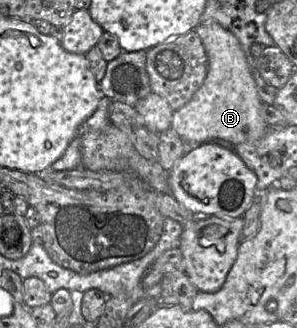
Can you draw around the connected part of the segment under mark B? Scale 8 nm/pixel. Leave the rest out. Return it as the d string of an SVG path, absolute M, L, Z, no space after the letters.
M218 23L199 24L195 29L208 57L208 73L203 85L183 107L174 111L170 128L188 144L222 139L232 144L261 138L268 126L261 116L261 101L238 39Z

